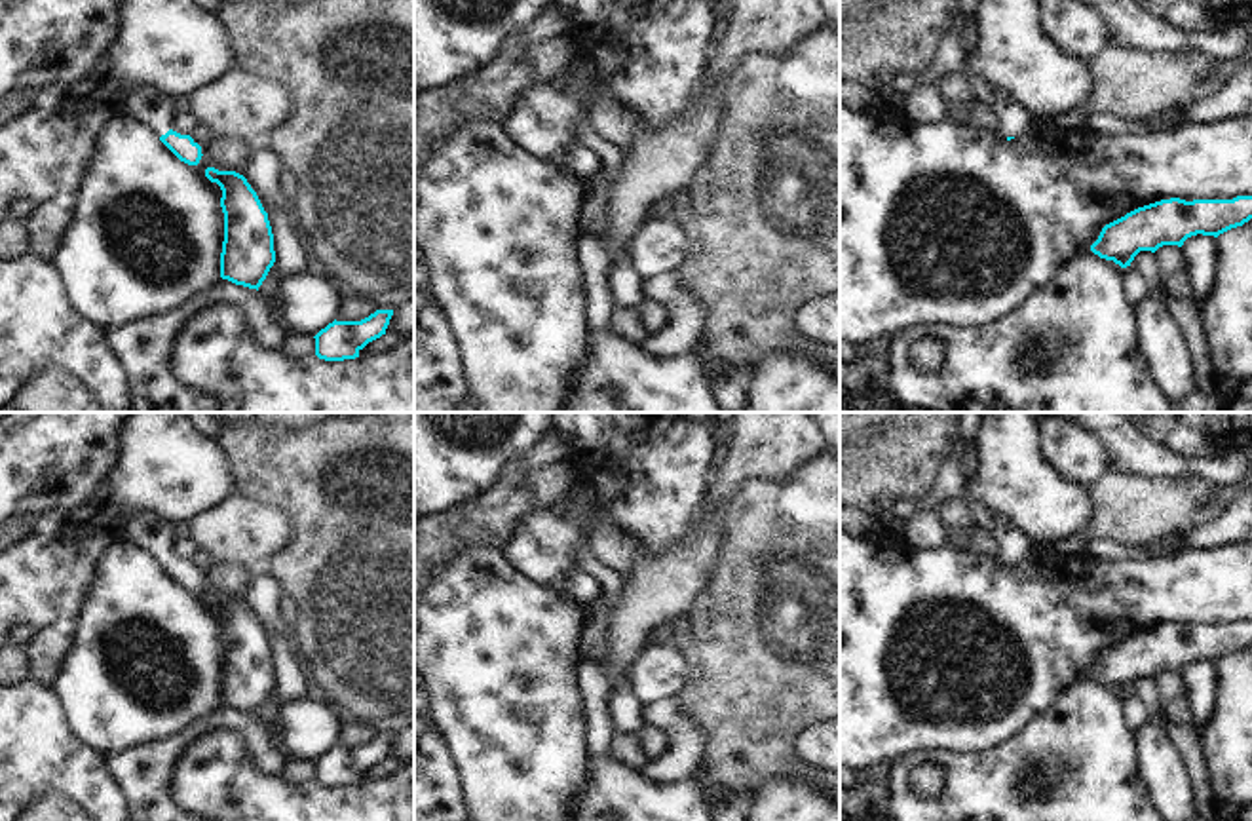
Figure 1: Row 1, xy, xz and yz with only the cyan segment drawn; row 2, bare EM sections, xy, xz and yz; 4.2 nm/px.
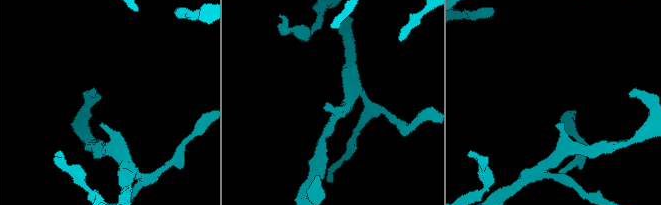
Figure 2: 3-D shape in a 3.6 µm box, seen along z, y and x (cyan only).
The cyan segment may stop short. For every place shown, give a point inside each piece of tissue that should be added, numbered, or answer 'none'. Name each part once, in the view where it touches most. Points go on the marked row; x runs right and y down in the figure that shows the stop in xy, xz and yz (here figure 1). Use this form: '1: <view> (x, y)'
1: xy (145, 105)

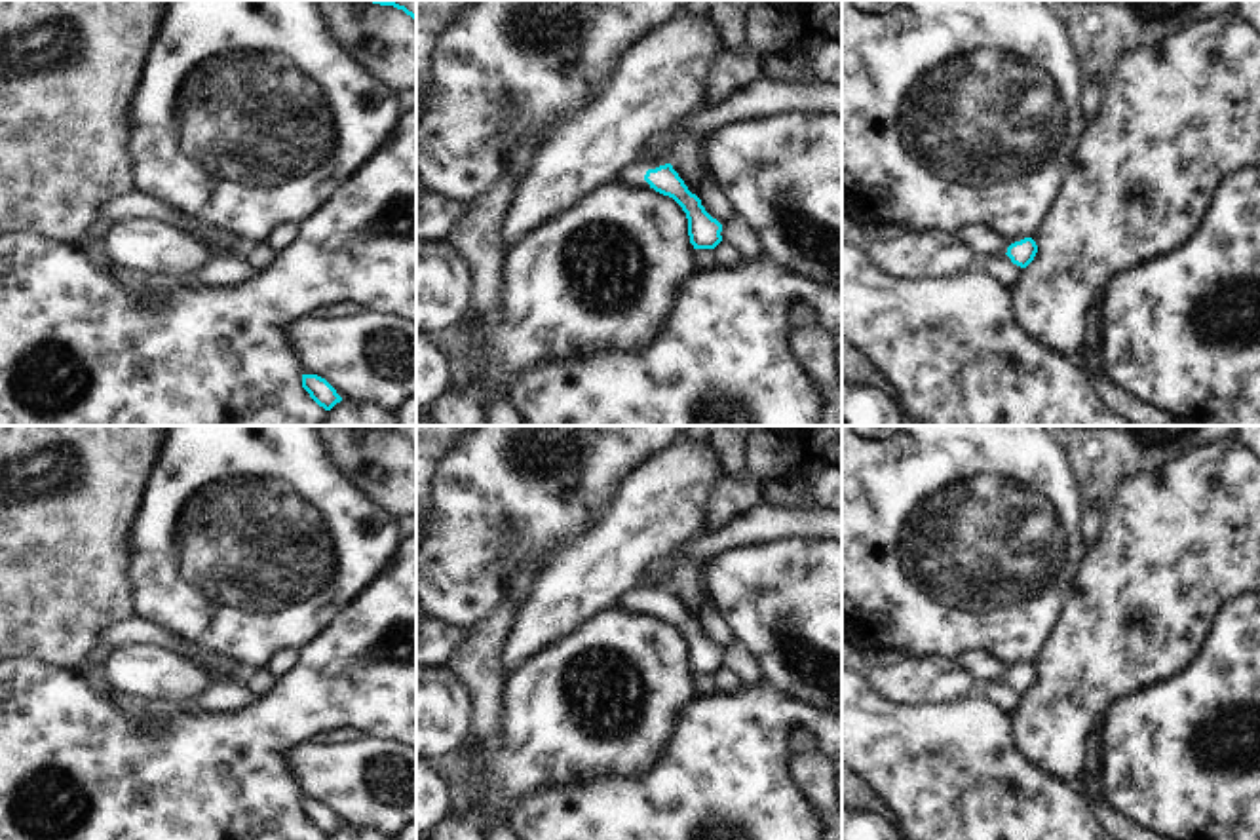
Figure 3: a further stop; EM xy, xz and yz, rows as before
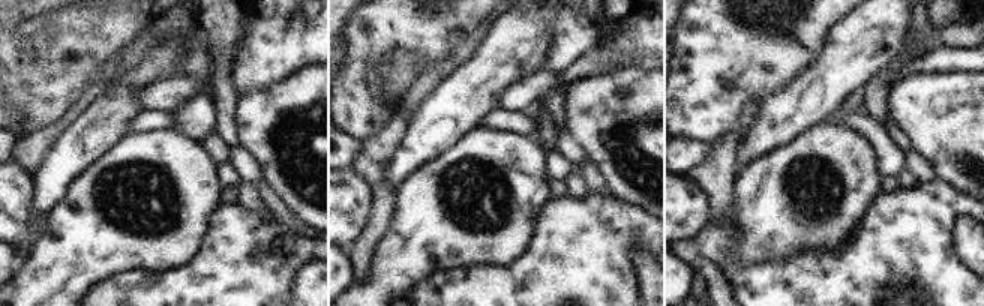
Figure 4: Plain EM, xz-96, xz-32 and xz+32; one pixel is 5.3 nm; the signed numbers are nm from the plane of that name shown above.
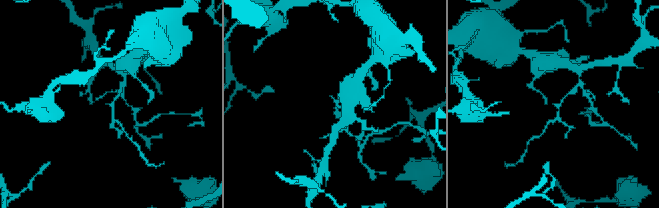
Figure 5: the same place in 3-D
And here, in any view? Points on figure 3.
1: xz (635, 173)

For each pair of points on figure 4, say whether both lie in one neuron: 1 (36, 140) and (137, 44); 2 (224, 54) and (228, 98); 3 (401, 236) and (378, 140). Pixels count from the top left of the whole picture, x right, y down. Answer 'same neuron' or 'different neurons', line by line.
1: same neuron
2: same neuron
3: different neurons

